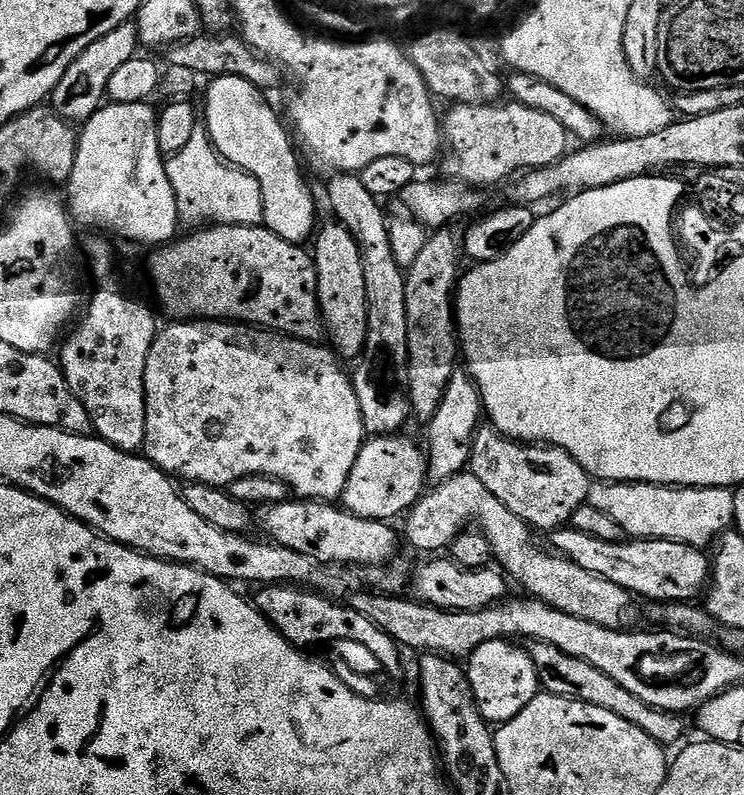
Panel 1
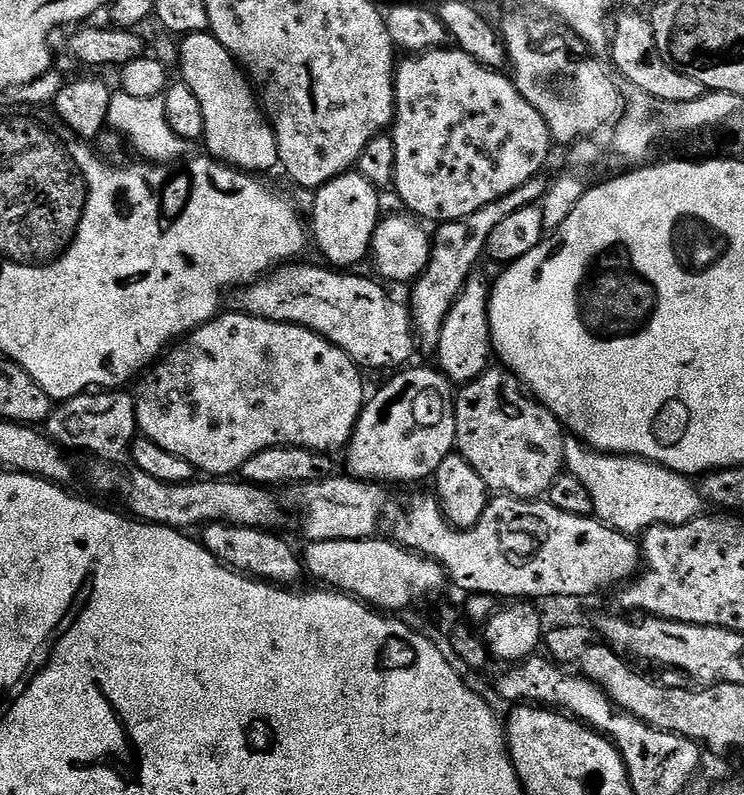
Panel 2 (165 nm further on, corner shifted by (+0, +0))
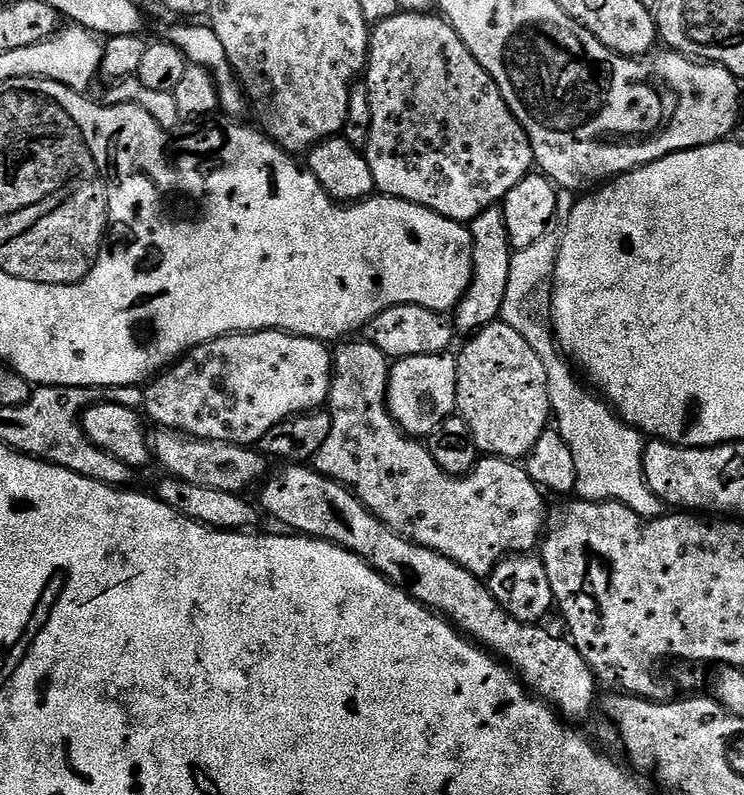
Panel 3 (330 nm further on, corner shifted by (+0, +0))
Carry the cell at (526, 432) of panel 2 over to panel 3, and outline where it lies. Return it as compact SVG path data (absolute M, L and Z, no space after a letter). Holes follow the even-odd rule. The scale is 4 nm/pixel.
M497 322L467 337L464 353L456 356L456 412L466 422L477 453L499 456L501 460L523 461L534 450L538 438L549 431L552 407L546 386L546 366L530 342L514 326Z

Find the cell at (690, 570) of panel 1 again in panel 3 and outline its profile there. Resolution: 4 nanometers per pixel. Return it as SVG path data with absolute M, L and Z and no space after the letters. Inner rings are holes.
M352 342L341 343L337 347L341 348L338 350L335 349L334 352L332 388L328 391L328 404L330 405L332 414L332 425L330 426L330 438L326 438L322 450L318 450L318 454L316 455L314 461L316 471L352 489L356 493L356 497L392 532L397 532L398 535L406 538L410 542L426 546L438 554L442 554L446 558L458 562L458 566L470 570L470 574L474 574L475 576L487 578L499 560L504 559L509 554L531 553L541 543L542 533L546 528L546 507L544 508L544 499L546 499L546 496L542 489L528 476L527 467L521 466L519 463L511 460L501 460L499 456L484 456L483 458L477 459L476 465L472 468L471 472L467 472L464 476L451 476L450 474L446 474L446 470L442 470L442 466L438 466L438 462L434 462L434 458L428 453L427 447L419 439L401 432L400 428L396 425L396 419L388 413L389 357L384 356L382 350L378 350L378 346L374 346L371 342L363 342L364 344L348 343Z

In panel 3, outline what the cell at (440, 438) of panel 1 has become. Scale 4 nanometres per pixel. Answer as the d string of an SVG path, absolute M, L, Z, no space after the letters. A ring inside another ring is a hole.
M499 207L487 208L470 222L472 229L472 281L466 294L454 309L457 333L475 334L500 320L502 302L506 298L506 282L510 282L510 262L514 249L506 234L506 222Z

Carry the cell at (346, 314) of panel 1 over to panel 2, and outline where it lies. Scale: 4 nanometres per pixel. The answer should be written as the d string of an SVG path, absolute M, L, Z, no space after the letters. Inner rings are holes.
M359 170L343 172L338 178L326 182L321 188L315 189L312 200L312 224L310 220L310 236L320 247L320 252L325 256L327 263L336 270L352 270L355 264L360 264L369 259L372 250L372 239L382 219L380 212L381 189L375 188L366 178L362 178Z

